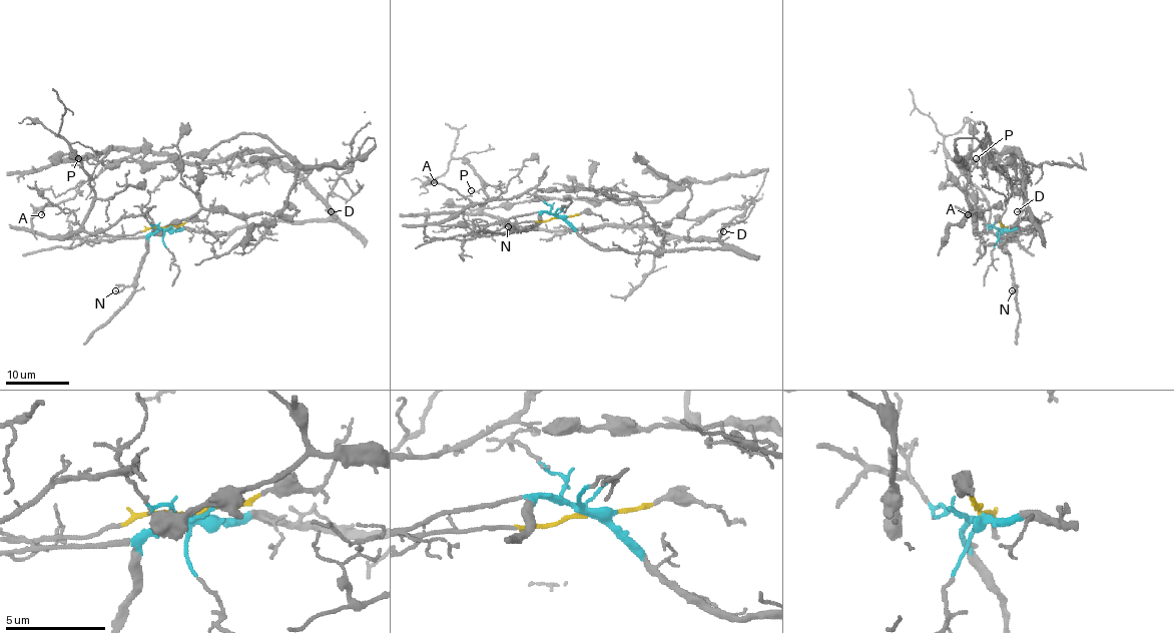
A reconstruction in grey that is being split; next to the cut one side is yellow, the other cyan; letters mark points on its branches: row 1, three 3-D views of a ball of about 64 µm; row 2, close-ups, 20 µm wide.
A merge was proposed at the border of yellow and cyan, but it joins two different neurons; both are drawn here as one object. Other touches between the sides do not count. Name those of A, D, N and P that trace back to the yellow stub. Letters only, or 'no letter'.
A, P

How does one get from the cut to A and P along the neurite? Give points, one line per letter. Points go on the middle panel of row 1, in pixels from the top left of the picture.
A: (558, 217), (509, 223), (446, 225), (447, 220), (472, 203), (465, 195), (435, 182)
P: (558, 217), (509, 223), (444, 223), (471, 206), (480, 204), (487, 198), (483, 185), (488, 184), (471, 190)

